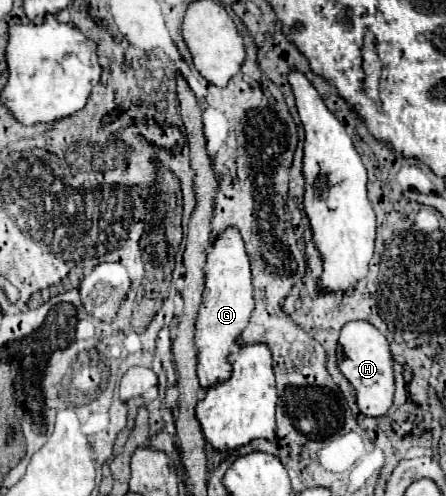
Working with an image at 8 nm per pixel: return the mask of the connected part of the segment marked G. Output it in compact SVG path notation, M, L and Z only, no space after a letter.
M227 229L215 239L213 251L207 255L203 301L195 323L197 377L203 389L229 379L231 365L227 363L227 357L235 349L237 337L247 327L251 311L253 311L253 283L251 283L249 257L239 231Z

